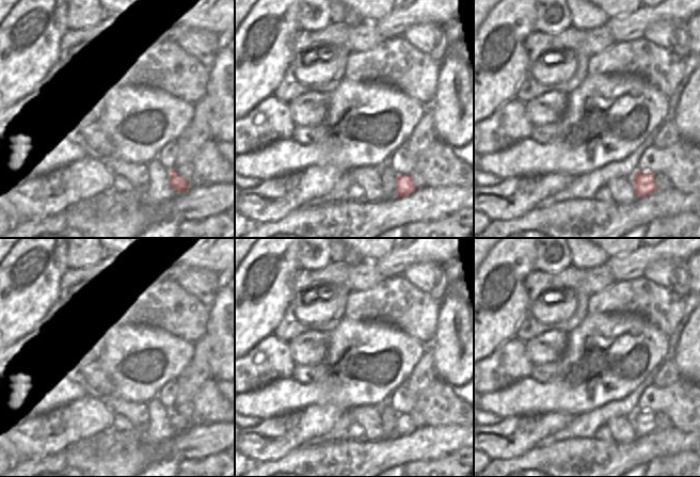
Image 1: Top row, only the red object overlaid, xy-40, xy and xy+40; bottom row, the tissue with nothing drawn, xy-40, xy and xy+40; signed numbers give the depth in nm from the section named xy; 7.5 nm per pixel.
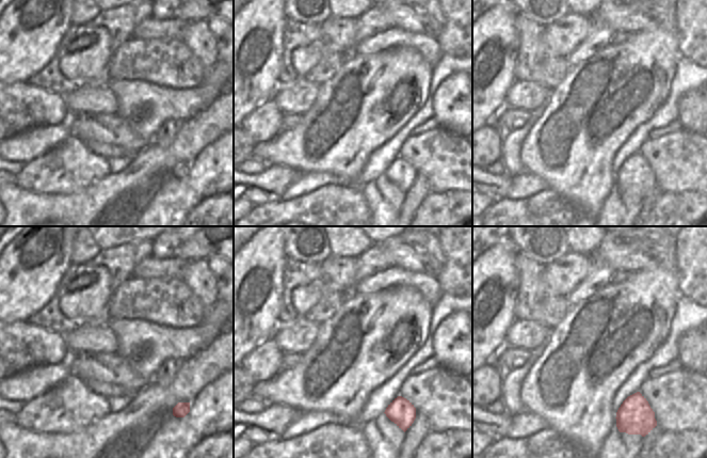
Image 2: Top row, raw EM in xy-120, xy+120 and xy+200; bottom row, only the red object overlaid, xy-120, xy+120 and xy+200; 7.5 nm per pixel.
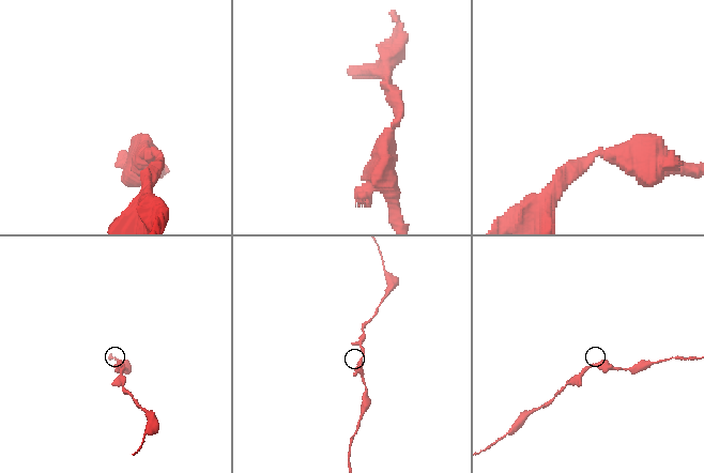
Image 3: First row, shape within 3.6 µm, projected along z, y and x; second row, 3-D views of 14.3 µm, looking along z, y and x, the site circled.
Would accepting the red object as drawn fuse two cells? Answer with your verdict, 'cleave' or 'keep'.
keep

